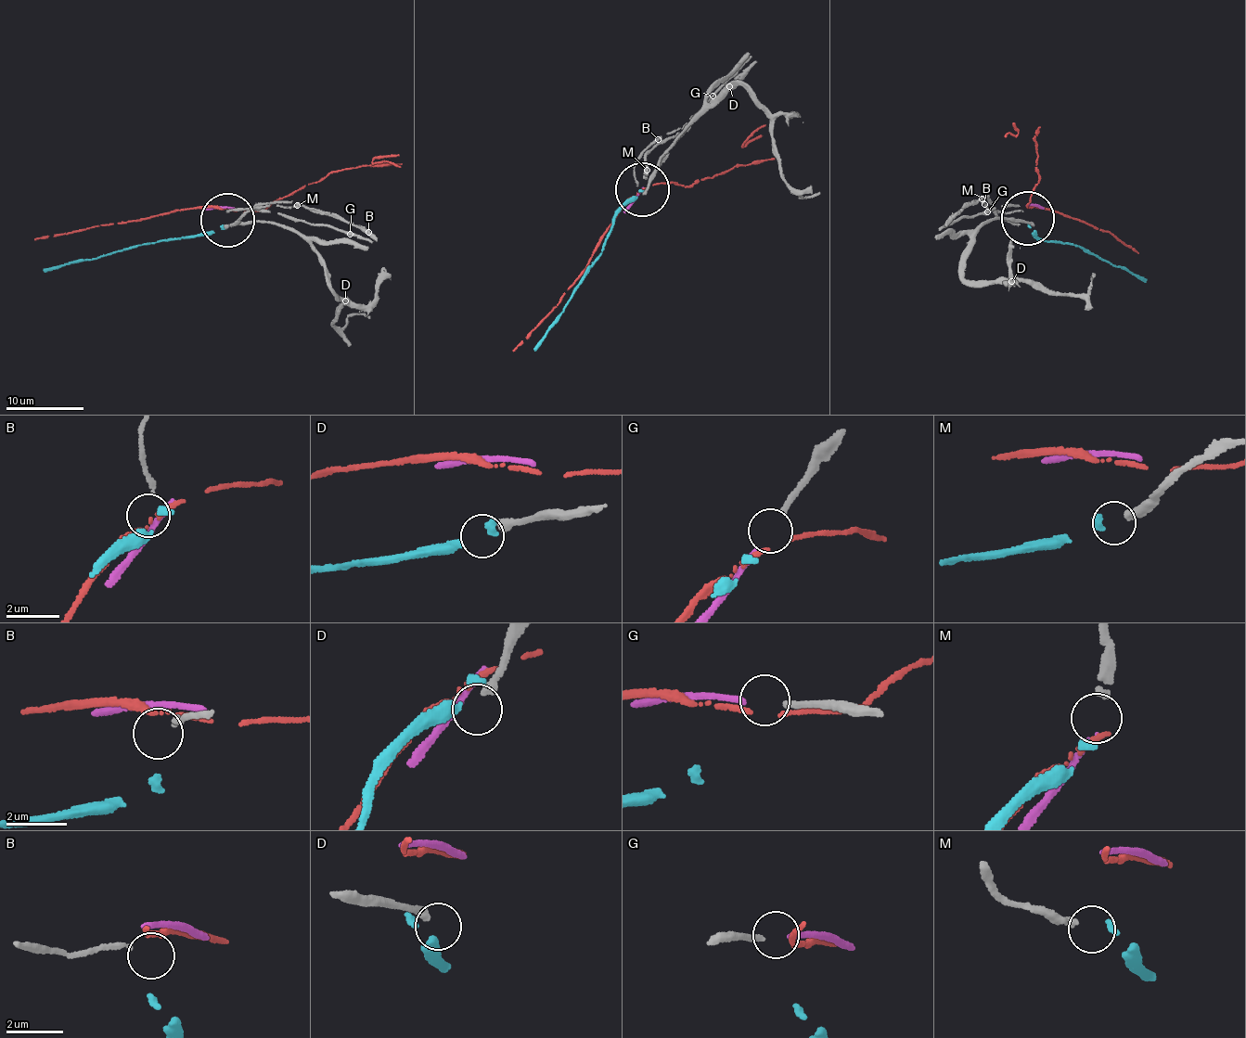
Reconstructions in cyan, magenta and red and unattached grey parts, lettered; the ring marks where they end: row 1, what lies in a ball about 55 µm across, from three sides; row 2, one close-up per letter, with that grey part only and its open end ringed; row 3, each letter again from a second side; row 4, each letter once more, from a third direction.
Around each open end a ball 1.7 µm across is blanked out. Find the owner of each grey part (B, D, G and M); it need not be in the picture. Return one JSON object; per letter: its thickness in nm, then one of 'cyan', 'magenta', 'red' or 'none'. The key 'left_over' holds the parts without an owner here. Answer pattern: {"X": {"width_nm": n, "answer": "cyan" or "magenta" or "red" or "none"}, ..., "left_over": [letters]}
{"B": {"width_nm": 160, "answer": "none"}, "D": {"width_nm": 240, "answer": "none"}, "G": {"width_nm": 200, "answer": "magenta"}, "M": {"width_nm": 280, "answer": "cyan"}, "left_over": ["B", "D"]}

